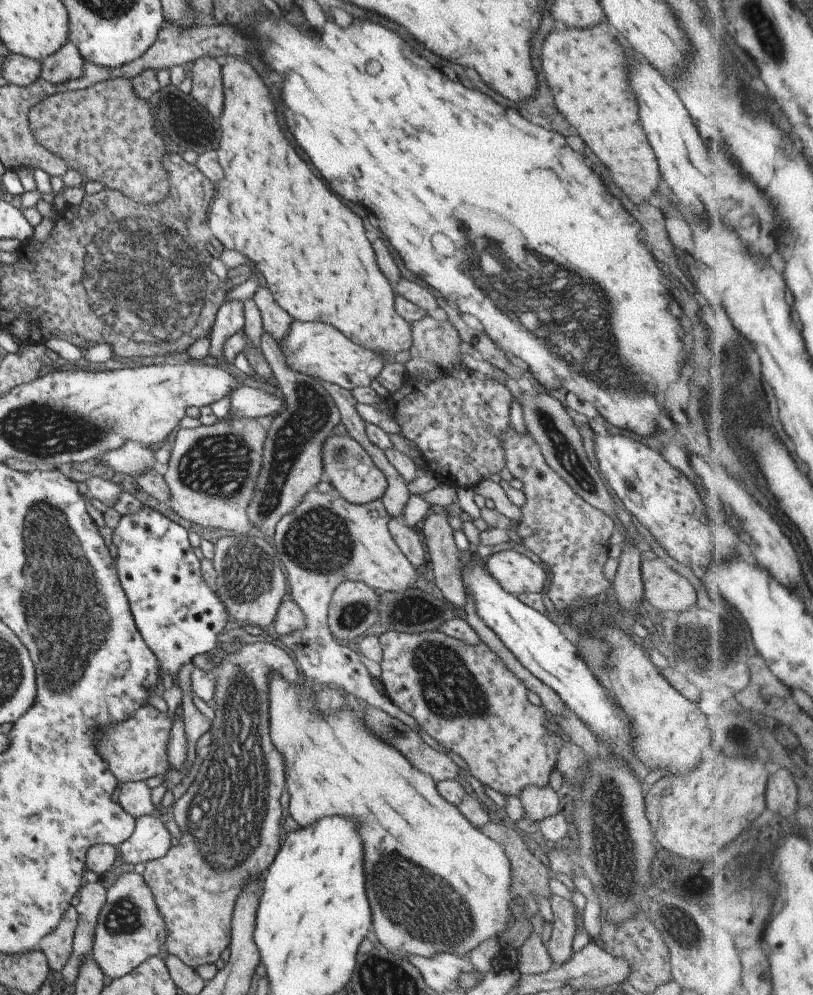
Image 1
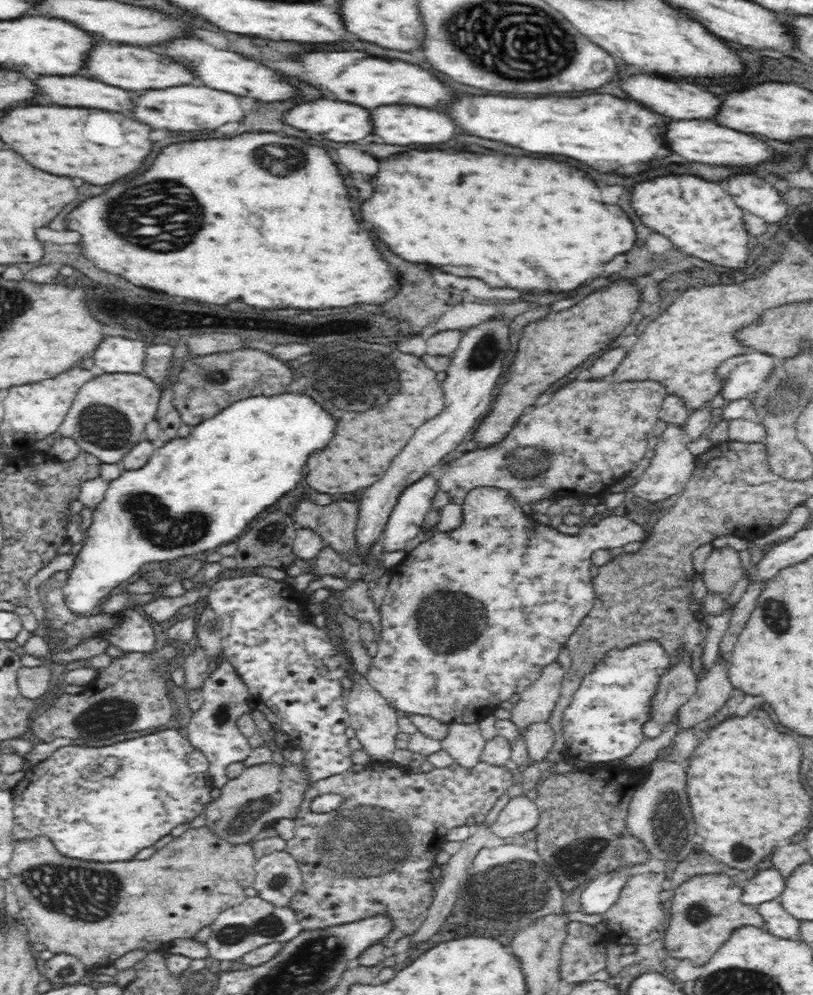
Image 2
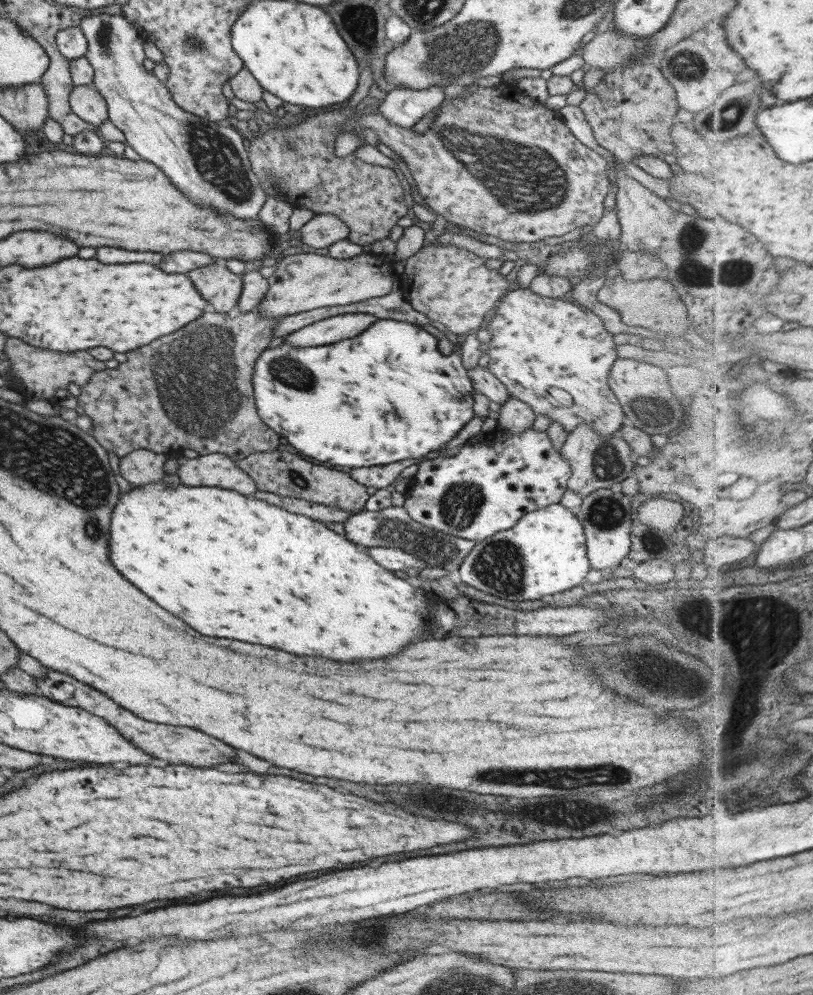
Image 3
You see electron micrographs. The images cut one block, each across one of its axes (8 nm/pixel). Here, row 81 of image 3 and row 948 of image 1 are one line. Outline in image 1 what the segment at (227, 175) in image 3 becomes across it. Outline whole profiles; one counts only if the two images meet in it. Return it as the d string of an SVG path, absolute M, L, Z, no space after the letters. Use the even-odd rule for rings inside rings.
M136 871L124 872L116 876L111 886L98 915L92 956L104 976L116 979L126 976L148 958L160 957L166 942L166 924L143 875Z

